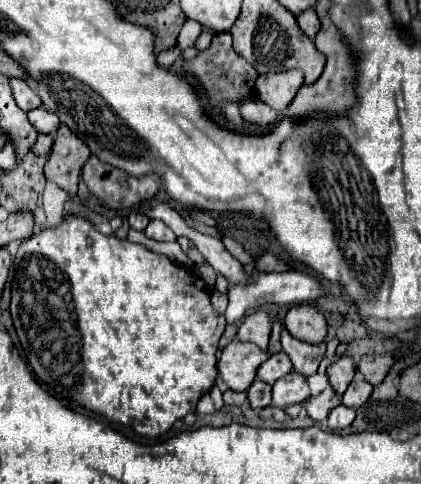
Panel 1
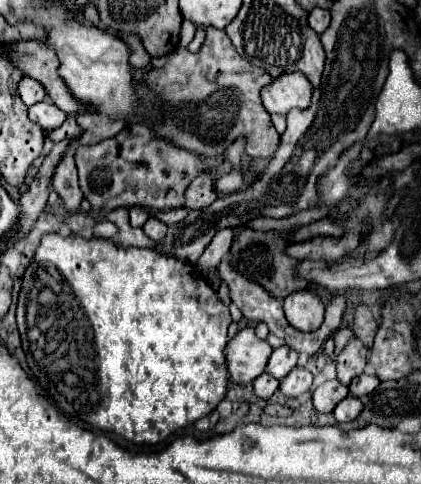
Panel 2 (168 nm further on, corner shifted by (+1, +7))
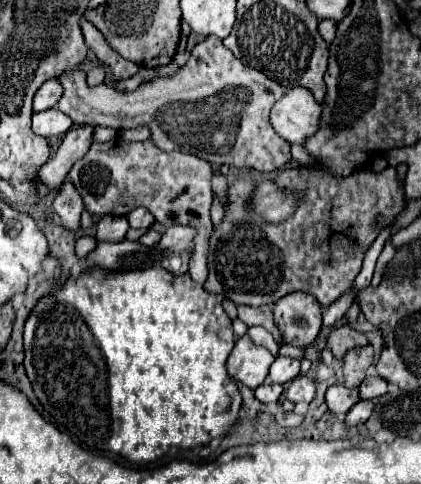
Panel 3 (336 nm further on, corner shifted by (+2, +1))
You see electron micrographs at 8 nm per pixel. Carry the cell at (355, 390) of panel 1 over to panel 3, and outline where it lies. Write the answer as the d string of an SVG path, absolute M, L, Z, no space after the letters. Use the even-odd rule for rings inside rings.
M366 377L360 385L360 399L374 399L388 391L388 383L382 377Z

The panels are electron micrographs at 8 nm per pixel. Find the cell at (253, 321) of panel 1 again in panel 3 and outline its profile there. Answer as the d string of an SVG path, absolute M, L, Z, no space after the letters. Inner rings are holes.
M250 327L250 329L248 329L248 335L250 335L250 339L252 339L256 345L266 347L274 357L278 357L280 345L274 341L274 337L272 337L264 327Z

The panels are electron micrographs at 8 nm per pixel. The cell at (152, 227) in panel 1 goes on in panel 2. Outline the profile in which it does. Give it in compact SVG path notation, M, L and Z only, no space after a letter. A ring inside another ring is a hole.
M149 217L147 223L143 225L143 231L147 237L151 237L153 241L161 241L167 233L167 225L163 221L159 221L157 217Z

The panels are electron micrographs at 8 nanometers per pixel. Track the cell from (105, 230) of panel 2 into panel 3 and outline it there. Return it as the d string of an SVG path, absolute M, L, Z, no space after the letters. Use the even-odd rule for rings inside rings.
M78 237L76 239L76 257L84 259L86 253L90 253L90 249L96 247L96 239L94 237Z

